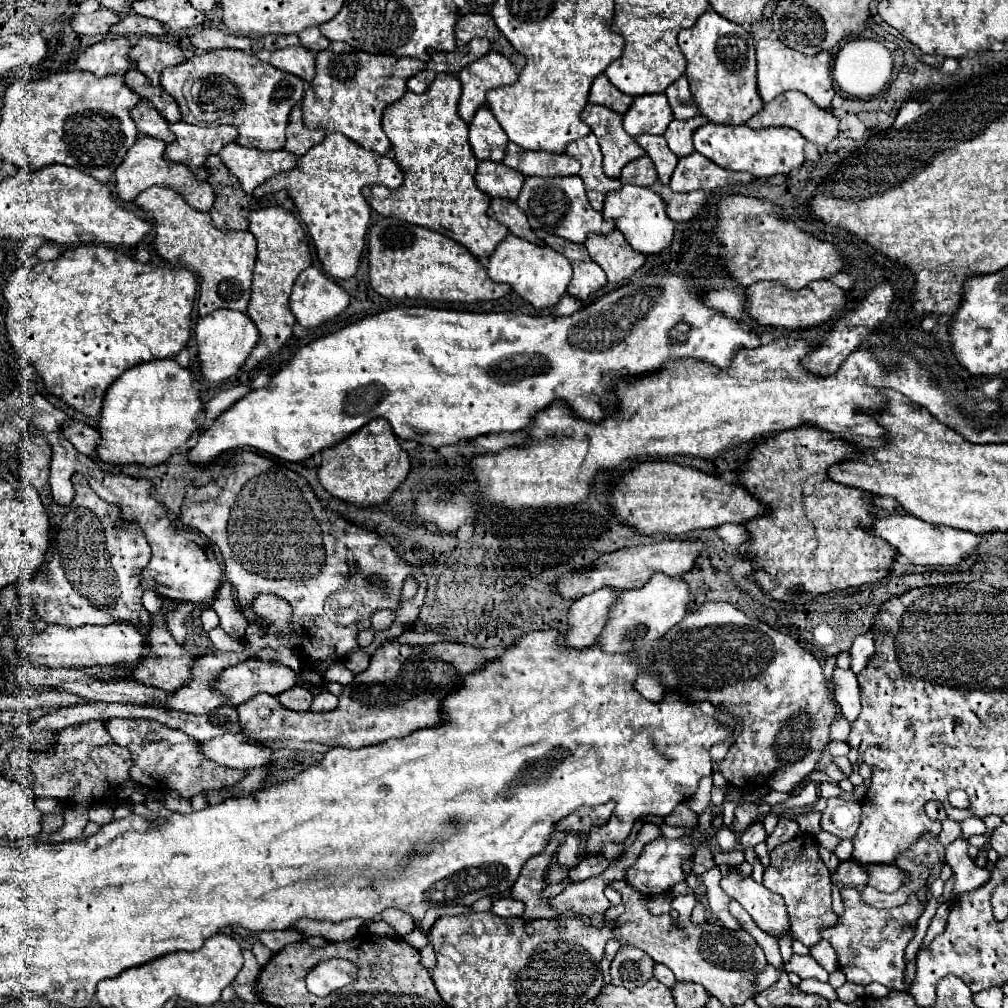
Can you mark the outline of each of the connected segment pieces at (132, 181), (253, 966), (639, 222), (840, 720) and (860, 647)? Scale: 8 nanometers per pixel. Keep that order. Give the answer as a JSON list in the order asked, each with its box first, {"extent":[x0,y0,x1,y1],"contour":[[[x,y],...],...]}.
[{"extent":[115,136,213,212],"contour":[[[151,136],[137,138],[137,142],[129,148],[123,162],[115,170],[115,194],[125,202],[133,202],[145,188],[165,186],[165,188],[171,188],[177,194],[181,194],[191,208],[195,208],[199,212],[209,212],[209,208],[213,204],[213,188],[209,188],[209,184],[205,184],[205,182],[195,180],[195,176],[189,168],[165,160],[163,152],[165,152],[165,144],[161,140],[153,140]]]},{"extent":[235,950,261,984],"contour":[[[243,950],[243,958],[245,958],[245,964],[243,964],[241,972],[235,978],[235,984],[255,984],[261,968],[259,968],[259,964],[257,964],[251,950]]]},{"extent":[603,186,673,254],"contour":[[[623,186],[621,190],[611,190],[605,196],[603,216],[615,222],[615,228],[623,232],[625,240],[641,254],[659,254],[673,240],[673,220],[665,212],[665,202],[649,188]]]},{"extent":[829,716,849,740],"contour":[[[835,716],[835,722],[831,724],[831,730],[829,730],[829,736],[831,740],[845,740],[849,734],[849,722],[843,718],[843,716]]]},{"extent":[849,632,873,674],"contour":[[[865,632],[861,636],[855,638],[853,646],[849,648],[849,656],[851,656],[851,670],[855,674],[859,674],[865,666],[867,666],[867,660],[869,656],[873,654],[873,632]]]}]

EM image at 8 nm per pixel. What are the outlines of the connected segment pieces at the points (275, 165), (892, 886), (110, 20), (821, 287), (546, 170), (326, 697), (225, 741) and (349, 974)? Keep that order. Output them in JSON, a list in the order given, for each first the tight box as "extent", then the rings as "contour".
[{"extent":[219,144,297,194],"contour":[[[227,144],[219,152],[221,162],[235,174],[241,188],[251,194],[259,184],[263,184],[267,178],[271,178],[275,172],[289,170],[297,162],[297,156],[285,150],[275,152],[263,152],[253,148],[241,148],[237,144]]]},{"extent":[865,864,905,892],"contour":[[[869,864],[865,866],[869,880],[867,886],[877,888],[881,892],[895,892],[905,878],[905,872],[897,864]]]},{"extent":[71,8,119,34],"contour":[[[99,8],[93,14],[77,14],[71,20],[71,28],[77,34],[107,34],[111,24],[117,24],[119,16],[115,12],[109,12],[107,8]]]},{"extent":[745,280,847,330],"contour":[[[815,280],[797,292],[787,290],[779,282],[755,282],[745,290],[745,298],[747,298],[747,314],[753,322],[757,322],[759,326],[785,328],[785,330],[803,330],[819,326],[835,318],[839,312],[843,312],[847,302],[845,290],[837,288],[831,280]]]},{"extent":[503,142,579,176],"contour":[[[513,142],[507,144],[503,164],[523,172],[525,176],[573,176],[579,172],[577,160],[567,154],[551,154],[543,150],[525,150]]]},{"extent":[311,692,337,712],"contour":[[[321,692],[319,696],[315,696],[313,704],[311,704],[311,710],[313,712],[331,712],[337,708],[337,696],[333,696],[331,692]]]},{"extent":[199,734,269,770],"contour":[[[223,734],[199,744],[199,750],[225,768],[249,770],[269,764],[269,748],[243,742],[243,734]]]},{"extent":[307,958,357,996],"contour":[[[333,958],[325,964],[317,964],[307,976],[307,988],[315,996],[327,996],[357,978],[357,966],[349,960]]]}]

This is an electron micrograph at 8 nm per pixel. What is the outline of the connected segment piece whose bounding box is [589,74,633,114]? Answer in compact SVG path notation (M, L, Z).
M605 74L597 76L593 86L591 86L591 92L589 92L589 102L591 104L599 104L599 106L607 106L607 108L613 108L615 112L623 114L625 110L629 110L631 102L633 102L633 96L627 96L623 94L621 90L617 90Z

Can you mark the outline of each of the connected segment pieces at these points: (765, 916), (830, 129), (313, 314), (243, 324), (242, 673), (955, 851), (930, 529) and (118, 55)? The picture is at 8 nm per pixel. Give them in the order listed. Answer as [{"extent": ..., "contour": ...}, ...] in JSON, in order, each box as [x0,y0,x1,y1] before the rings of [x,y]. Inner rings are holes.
[{"extent":[721,866,791,938],"contour":[[[729,866],[729,874],[721,878],[721,888],[749,912],[763,932],[773,934],[775,938],[791,936],[789,914],[781,896],[775,896],[775,892],[769,892],[753,878],[743,878],[737,866]]]},{"extent":[747,92,839,144],"contour":[[[783,92],[779,94],[775,100],[771,100],[769,104],[763,106],[761,112],[757,112],[753,118],[749,118],[747,126],[749,128],[767,128],[767,126],[787,126],[797,130],[805,140],[813,142],[813,144],[829,144],[835,136],[837,136],[837,124],[839,120],[831,114],[831,110],[823,110],[817,108],[805,94],[801,92]]]},{"extent":[289,268,349,328],"contour":[[[305,268],[293,284],[289,308],[305,328],[317,328],[349,306],[349,294],[321,270]]]},{"extent":[195,310,259,384],"contour":[[[215,310],[197,320],[195,340],[197,340],[197,348],[199,348],[197,364],[199,364],[201,376],[213,384],[219,384],[239,372],[241,364],[255,348],[255,344],[259,340],[259,332],[247,314],[237,312],[237,310]]]},{"extent":[213,658,297,706],"contour":[[[249,658],[241,664],[225,668],[223,674],[215,678],[213,690],[223,696],[225,704],[239,706],[261,692],[277,696],[293,688],[295,680],[297,674],[279,662],[263,662]]]},{"extent":[945,838,991,900],"contour":[[[957,838],[953,840],[945,850],[947,850],[947,864],[953,870],[954,886],[951,890],[951,900],[961,896],[963,892],[971,892],[981,888],[983,884],[989,882],[991,872],[987,868],[979,868],[973,864],[973,860],[967,854],[969,842],[967,838]]]},{"extent":[869,514,979,566],"contour":[[[899,514],[877,518],[869,526],[869,532],[873,536],[887,540],[911,564],[921,564],[921,566],[929,566],[929,564],[933,564],[933,566],[955,566],[967,554],[973,554],[977,550],[977,544],[979,544],[977,534],[957,530],[951,526],[943,526],[943,524],[929,524],[929,522],[923,522],[915,516],[899,516]]]},{"extent":[75,38,133,76],"contour":[[[113,38],[101,40],[89,48],[85,48],[79,58],[75,60],[79,70],[91,72],[95,76],[109,76],[109,74],[125,74],[133,68],[129,60],[131,42],[127,38]]]}]

